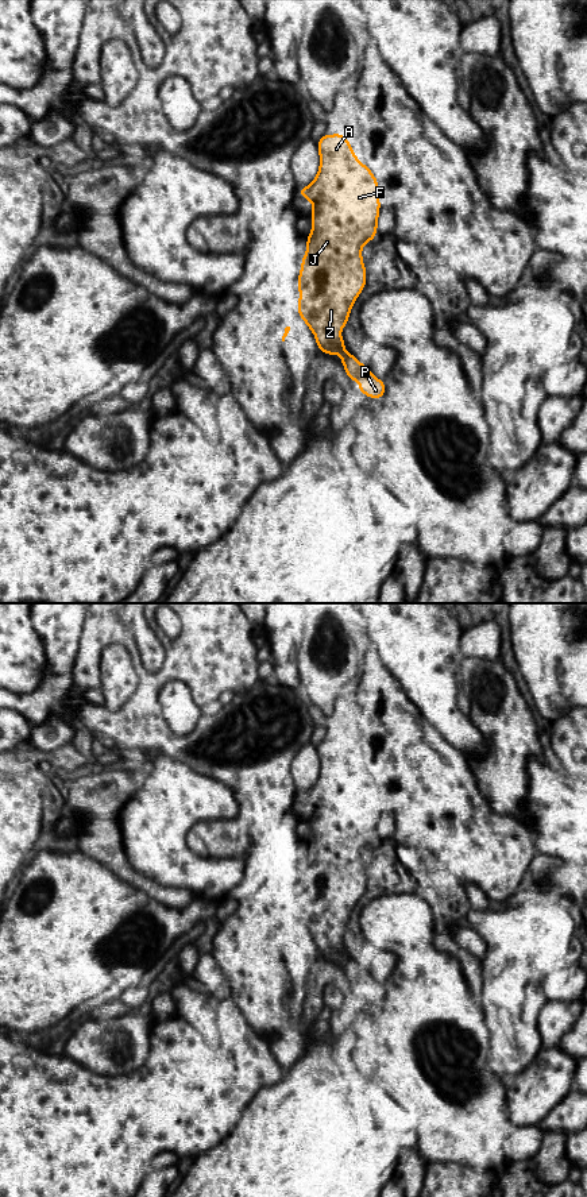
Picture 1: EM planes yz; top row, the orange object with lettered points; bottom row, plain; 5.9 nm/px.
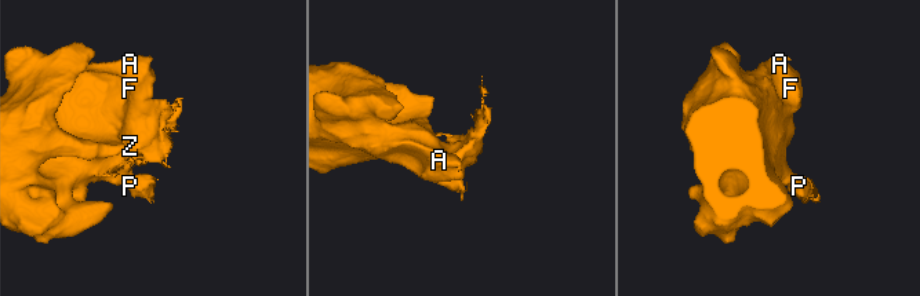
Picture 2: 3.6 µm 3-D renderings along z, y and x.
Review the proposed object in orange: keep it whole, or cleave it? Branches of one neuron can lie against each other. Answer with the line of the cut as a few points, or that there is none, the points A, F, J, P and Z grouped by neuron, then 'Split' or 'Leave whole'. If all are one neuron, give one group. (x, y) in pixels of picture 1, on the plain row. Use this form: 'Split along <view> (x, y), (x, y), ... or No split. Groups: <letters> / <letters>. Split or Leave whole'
No split. Groups: A F J P Z. Leave whole

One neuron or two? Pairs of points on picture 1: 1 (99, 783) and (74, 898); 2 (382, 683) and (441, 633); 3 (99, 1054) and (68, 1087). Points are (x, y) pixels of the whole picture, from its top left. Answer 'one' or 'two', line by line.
1: two
2: two
3: two

